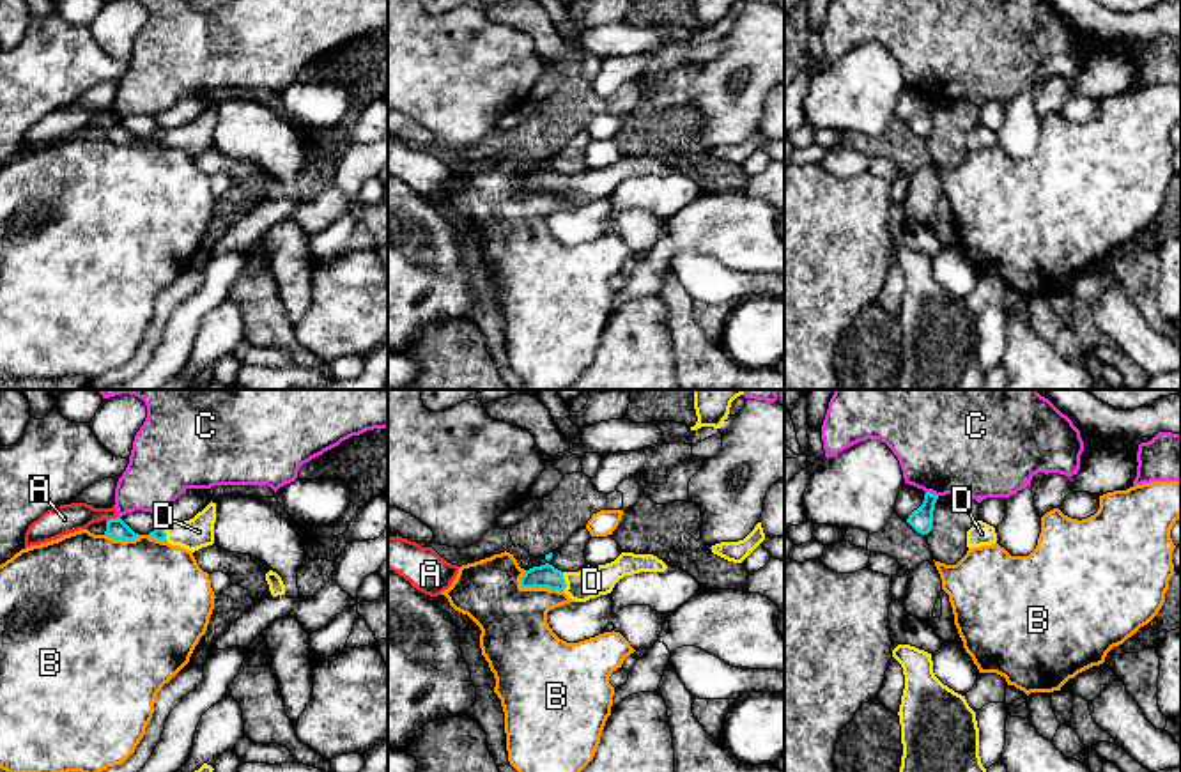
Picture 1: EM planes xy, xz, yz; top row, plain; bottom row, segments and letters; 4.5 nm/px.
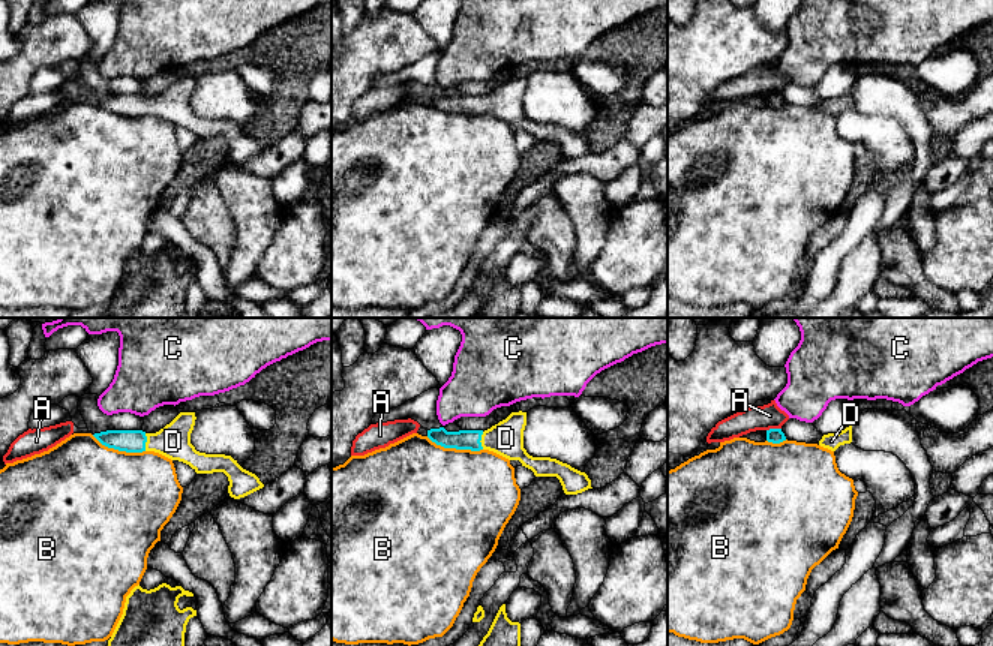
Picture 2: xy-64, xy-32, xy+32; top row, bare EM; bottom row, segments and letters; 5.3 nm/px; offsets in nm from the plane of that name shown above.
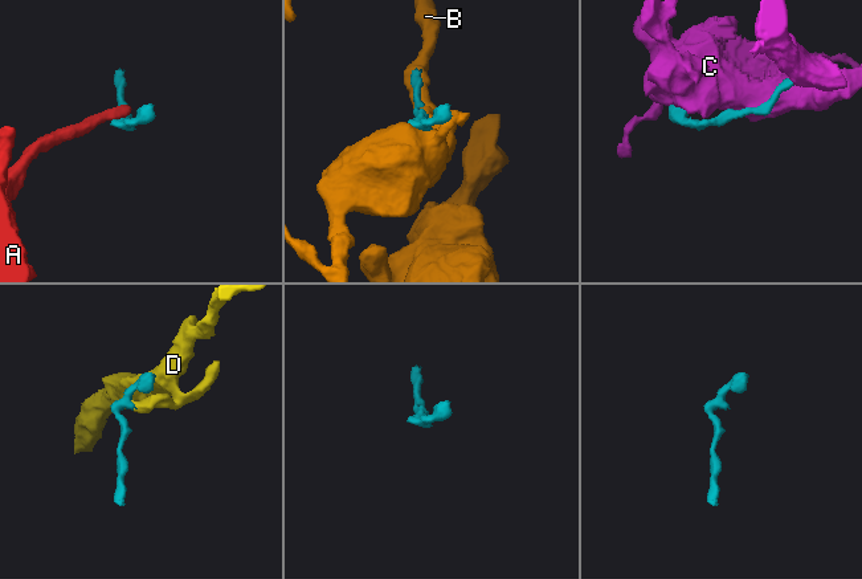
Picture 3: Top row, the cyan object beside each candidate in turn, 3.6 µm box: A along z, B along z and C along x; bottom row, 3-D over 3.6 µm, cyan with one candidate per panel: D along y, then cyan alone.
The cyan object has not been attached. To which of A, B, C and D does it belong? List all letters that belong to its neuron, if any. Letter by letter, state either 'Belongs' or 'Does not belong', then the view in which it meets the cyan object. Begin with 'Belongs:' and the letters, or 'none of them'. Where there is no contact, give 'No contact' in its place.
Belongs: D
A: Does not belong. Touches cyan in xy
B: Does not belong. Touches cyan in xz
C: Does not belong. Touches cyan in yz
D: Belongs. Touches cyan in xz

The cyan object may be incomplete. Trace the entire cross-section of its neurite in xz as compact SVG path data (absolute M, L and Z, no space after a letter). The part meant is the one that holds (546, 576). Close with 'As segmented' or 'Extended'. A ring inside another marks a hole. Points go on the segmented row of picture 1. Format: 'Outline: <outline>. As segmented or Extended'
Outline: M621 552L614 561L584 567L579 572L561 572L545 563L533 567L521 577L521 588L549 588L565 591L575 602L607 595L625 575L639 572L664 572L668 565L653 554Z. Extended

